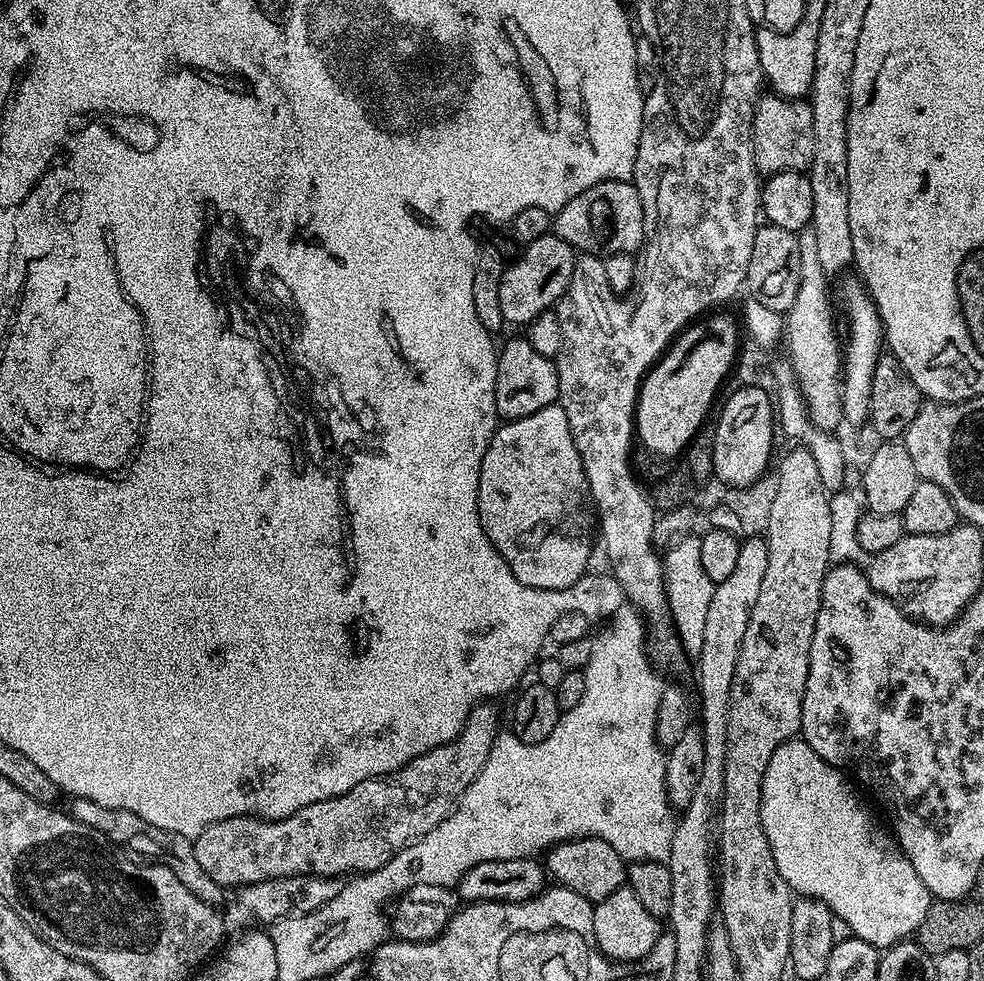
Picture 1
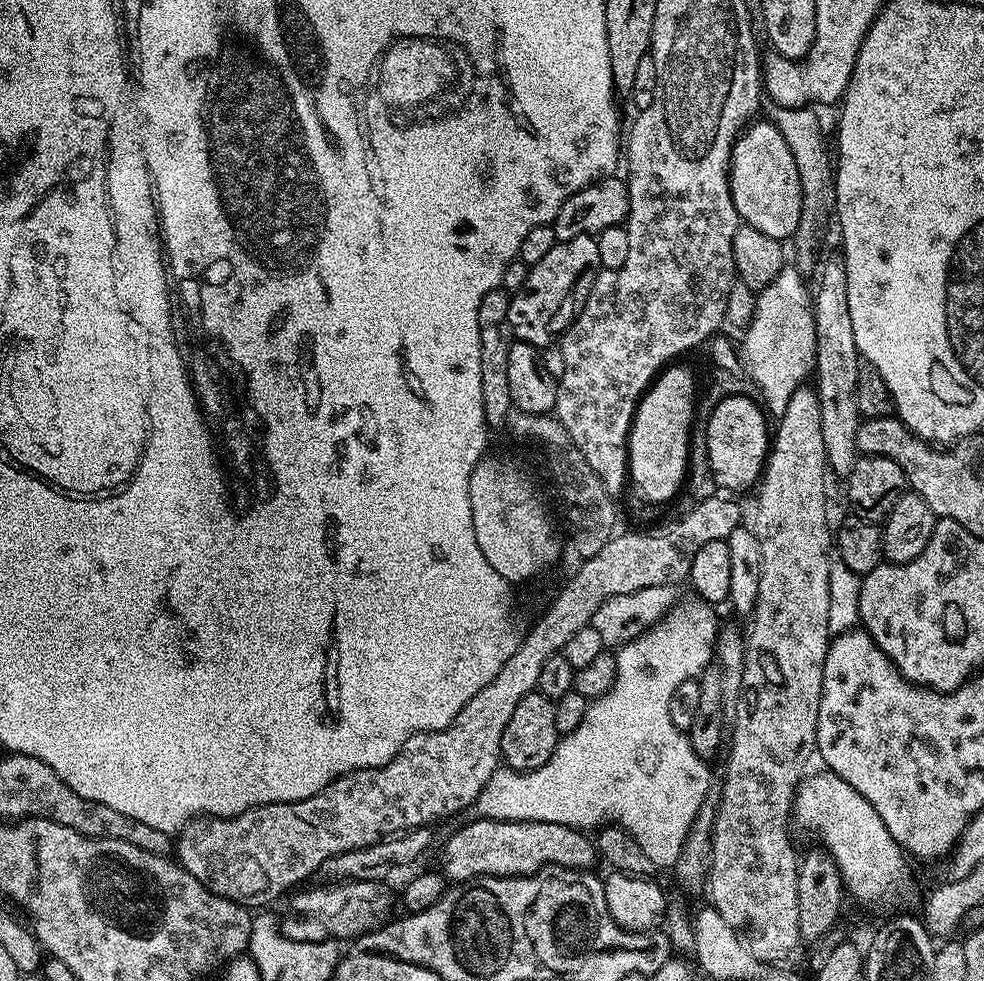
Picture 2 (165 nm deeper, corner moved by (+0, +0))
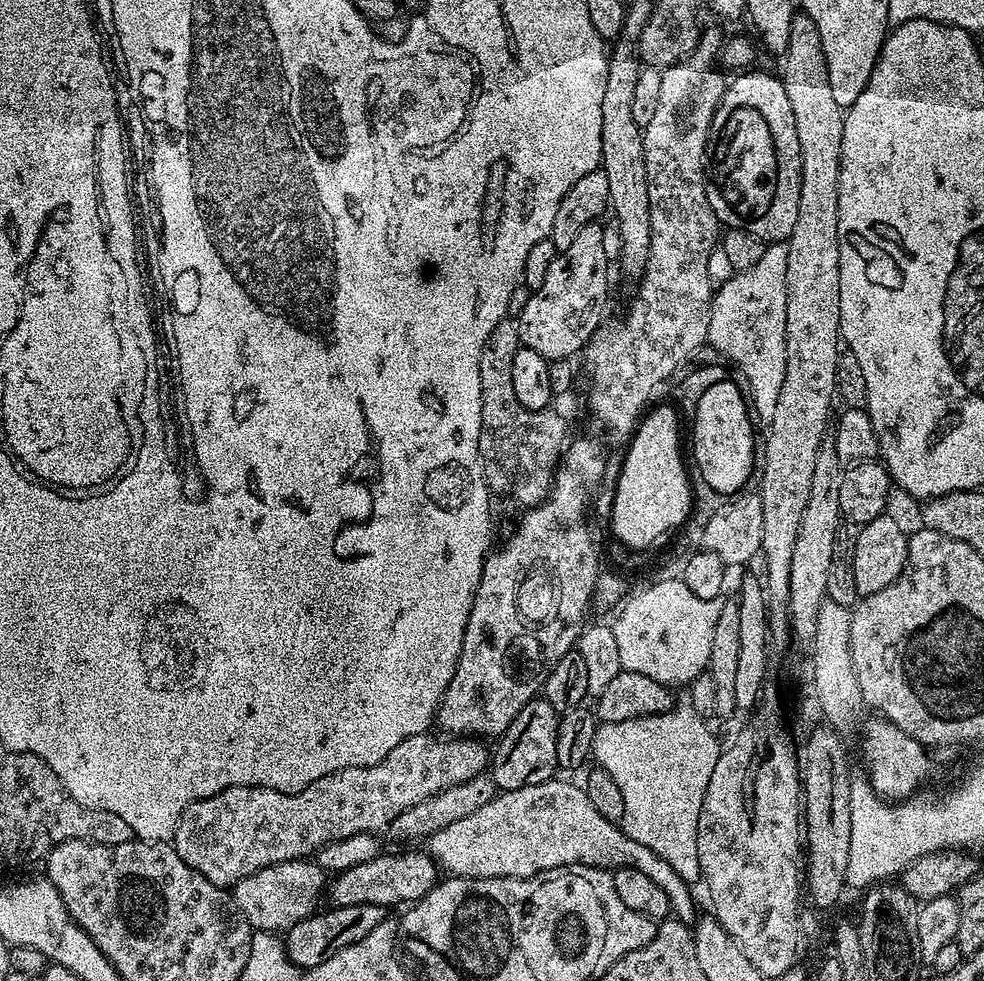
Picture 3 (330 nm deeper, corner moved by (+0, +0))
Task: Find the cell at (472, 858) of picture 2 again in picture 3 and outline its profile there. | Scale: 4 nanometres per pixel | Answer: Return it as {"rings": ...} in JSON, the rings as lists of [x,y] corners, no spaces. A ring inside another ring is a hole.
{"rings":[[[427,851],[388,852],[370,858],[359,866],[350,866],[350,870],[335,873],[333,882],[327,889],[326,896],[335,907],[362,906],[377,904],[379,908],[391,909],[391,904],[411,906],[421,900],[438,883],[438,865]]]}

